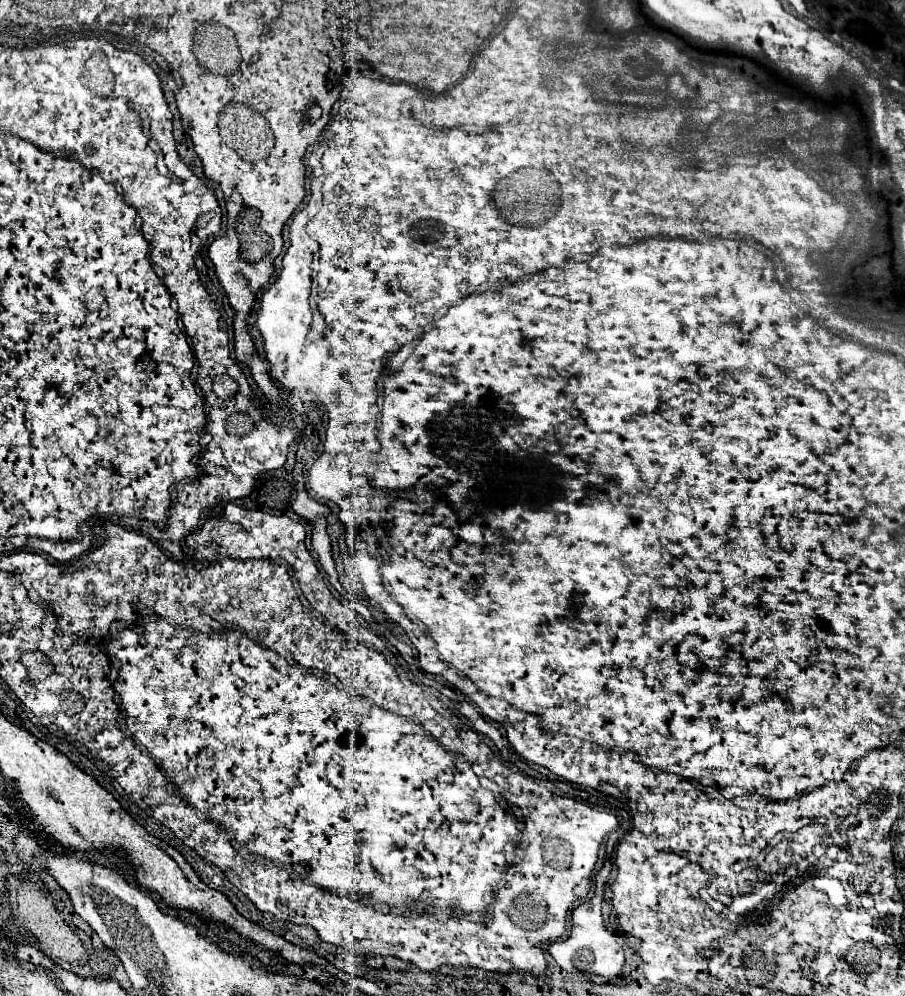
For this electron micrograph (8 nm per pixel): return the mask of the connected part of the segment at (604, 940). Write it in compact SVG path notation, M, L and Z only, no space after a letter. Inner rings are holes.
M598 902L580 904L578 908L574 908L574 926L572 926L570 936L566 940L550 944L548 952L552 954L556 964L560 968L564 968L566 972L594 974L594 976L604 976L608 980L620 976L622 974L622 966L624 966L622 946L604 928L604 920L602 920L602 912L600 912L600 904Z

